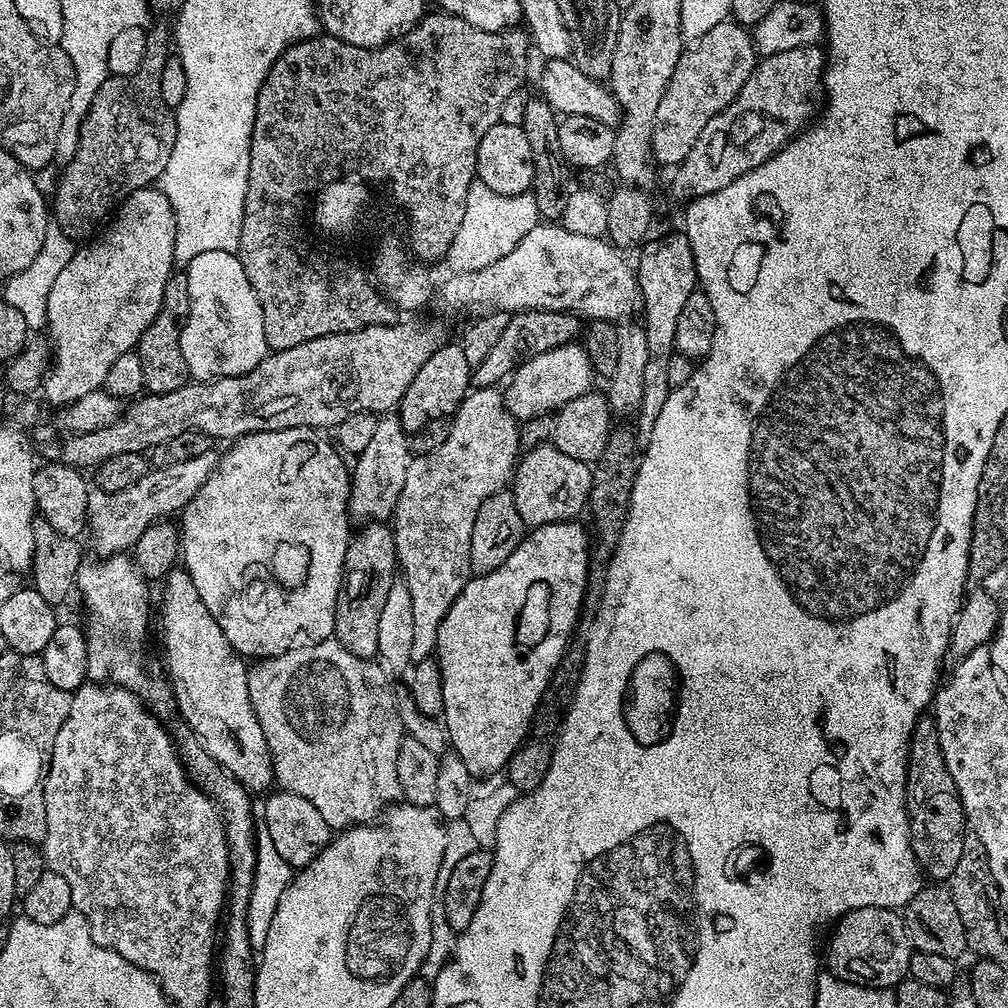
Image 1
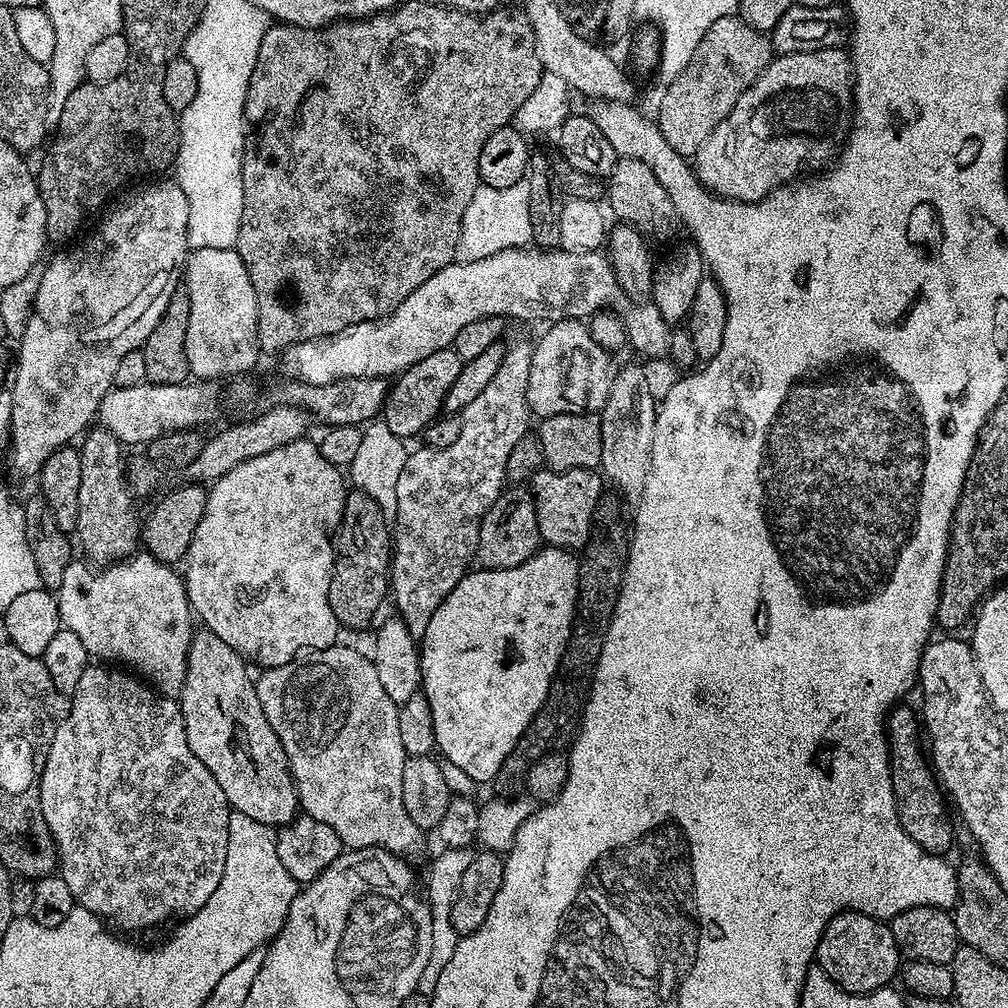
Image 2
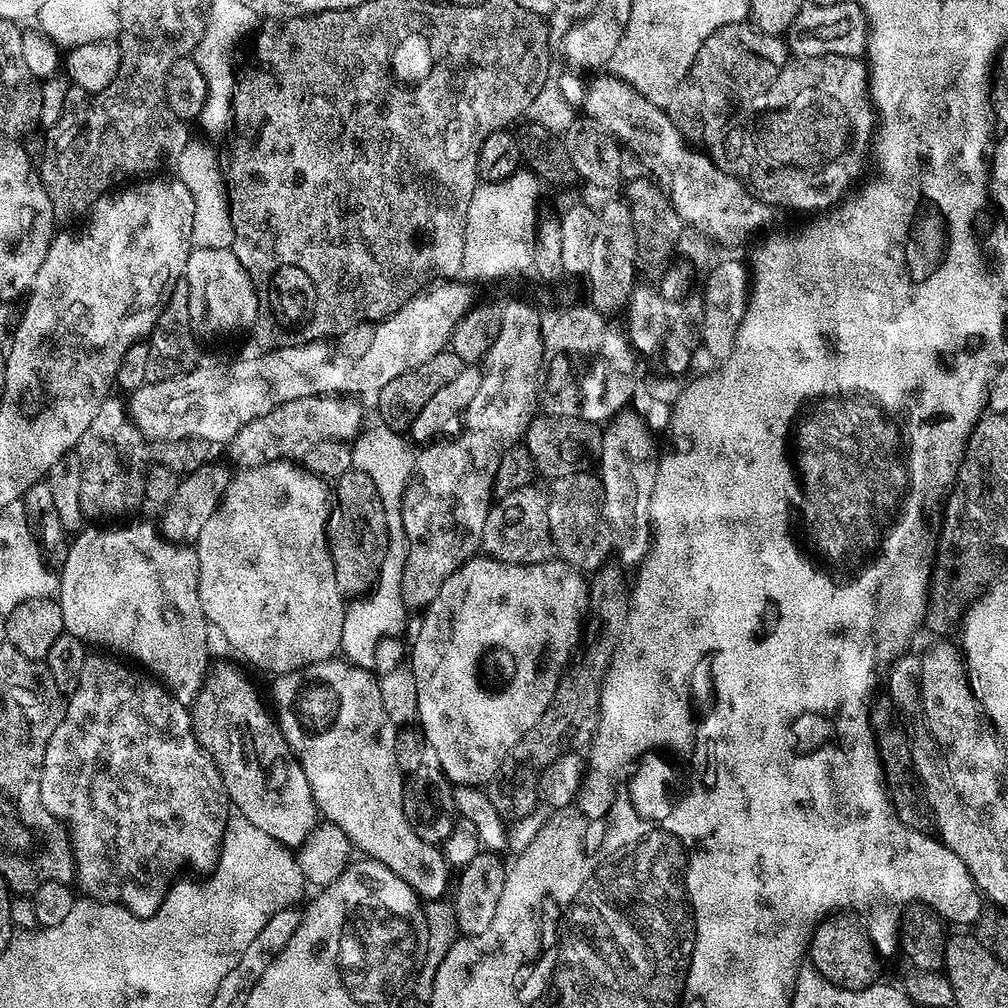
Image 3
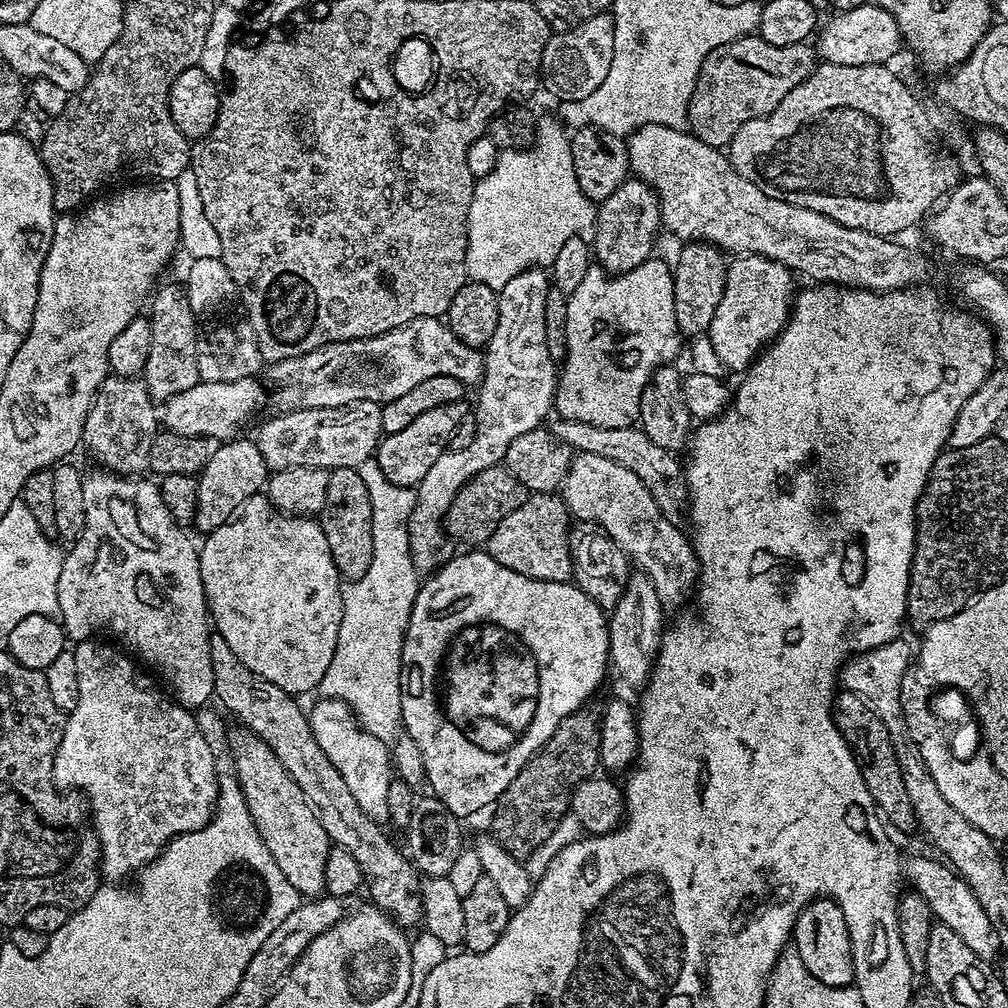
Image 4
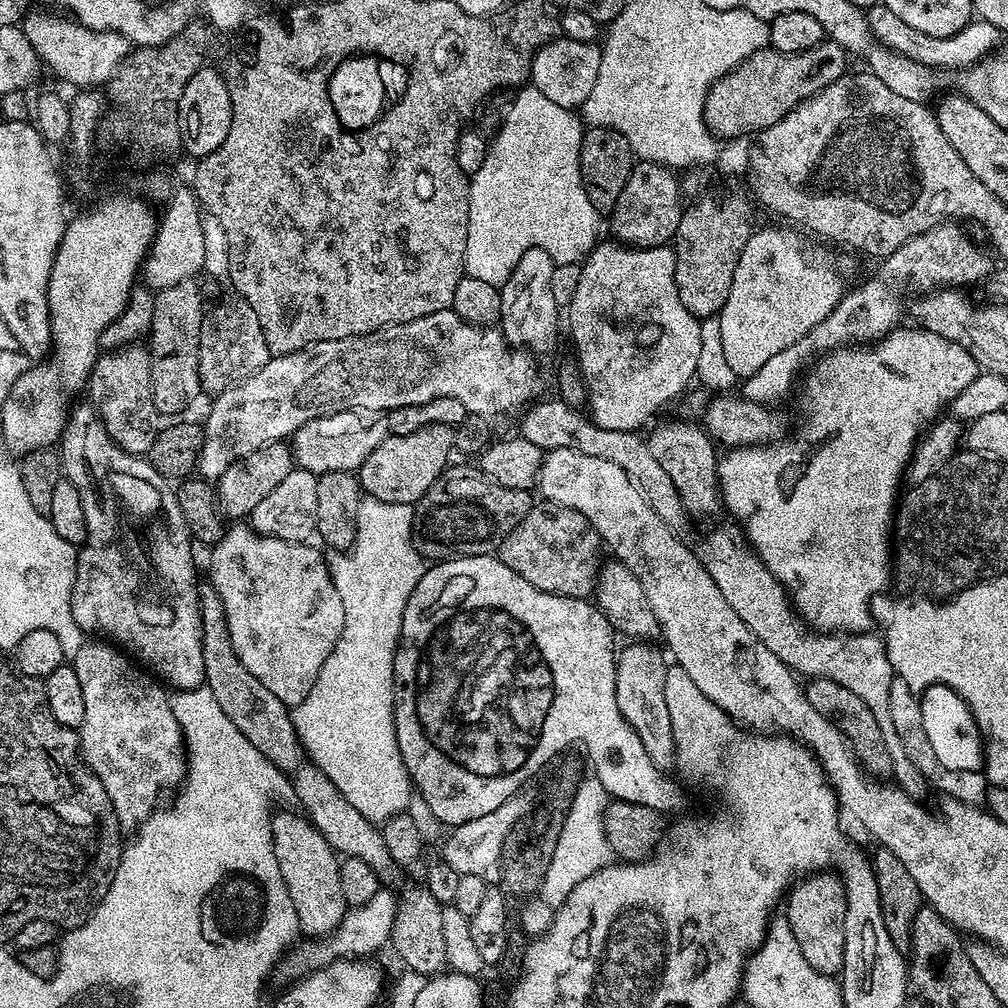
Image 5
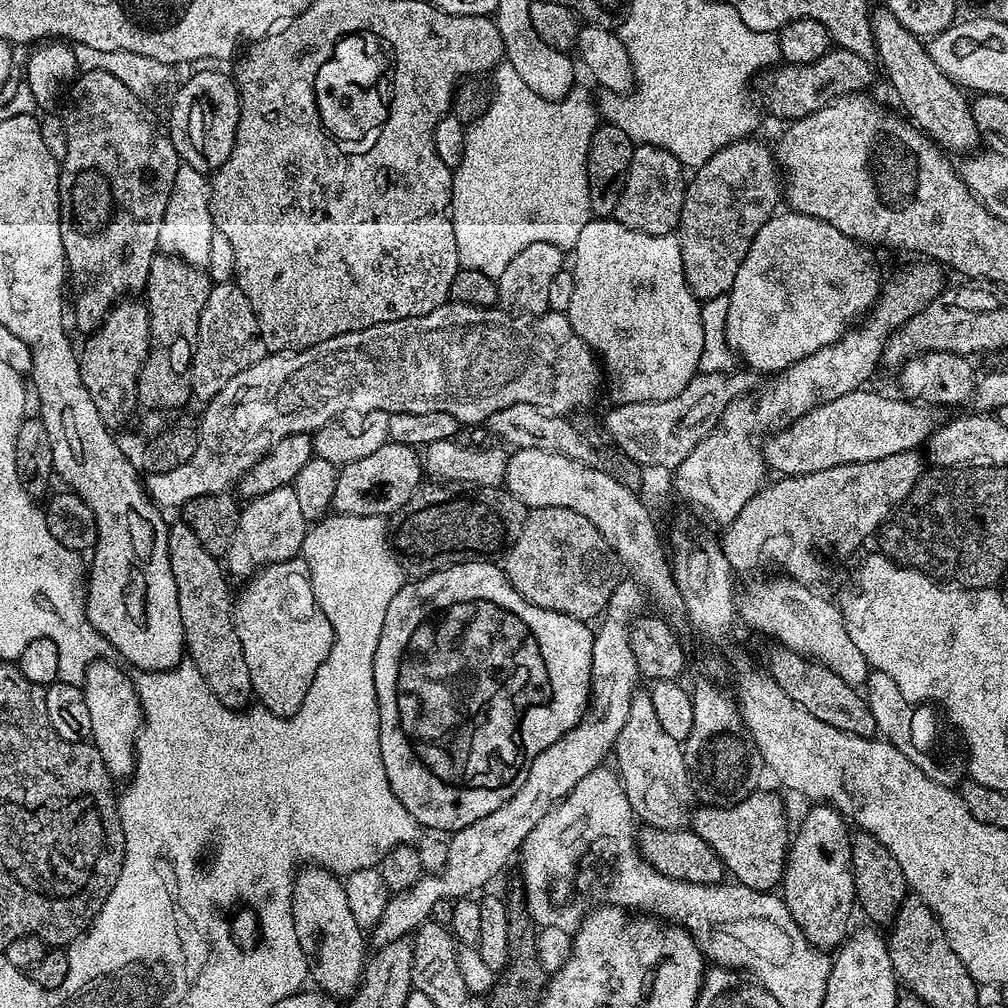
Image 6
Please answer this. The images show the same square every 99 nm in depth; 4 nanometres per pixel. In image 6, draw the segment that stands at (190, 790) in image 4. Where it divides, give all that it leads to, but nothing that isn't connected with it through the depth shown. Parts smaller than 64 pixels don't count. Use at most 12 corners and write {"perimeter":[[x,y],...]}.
{"perimeter":[[108,658],[82,687],[91,743],[112,777],[136,766],[144,723],[133,677]]}

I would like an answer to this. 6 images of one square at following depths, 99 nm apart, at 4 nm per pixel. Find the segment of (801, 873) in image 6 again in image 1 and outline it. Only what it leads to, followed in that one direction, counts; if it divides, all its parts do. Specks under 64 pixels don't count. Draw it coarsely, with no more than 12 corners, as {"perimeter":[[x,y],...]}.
{"perimeter":[[897,909],[835,921],[826,968],[865,988],[908,976],[914,949]]}

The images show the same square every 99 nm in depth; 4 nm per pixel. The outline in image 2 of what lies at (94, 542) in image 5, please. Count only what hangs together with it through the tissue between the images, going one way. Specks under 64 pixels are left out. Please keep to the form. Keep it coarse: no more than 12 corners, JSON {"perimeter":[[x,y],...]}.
{"perimeter":[[143,550],[73,559],[55,593],[89,657],[186,682],[183,575]]}

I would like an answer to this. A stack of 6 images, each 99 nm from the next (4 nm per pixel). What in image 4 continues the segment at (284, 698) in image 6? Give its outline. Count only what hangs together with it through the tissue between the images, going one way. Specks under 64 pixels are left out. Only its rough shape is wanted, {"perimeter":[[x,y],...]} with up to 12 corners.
{"perimeter":[[250,497],[199,545],[215,631],[319,689],[342,577],[319,519]]}

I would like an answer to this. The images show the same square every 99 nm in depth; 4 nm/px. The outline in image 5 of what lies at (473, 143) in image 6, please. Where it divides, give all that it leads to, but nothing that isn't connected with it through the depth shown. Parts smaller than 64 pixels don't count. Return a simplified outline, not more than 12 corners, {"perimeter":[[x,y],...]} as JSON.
{"perimeter":[[533,86],[468,186],[464,275],[580,264],[601,213],[586,131]]}

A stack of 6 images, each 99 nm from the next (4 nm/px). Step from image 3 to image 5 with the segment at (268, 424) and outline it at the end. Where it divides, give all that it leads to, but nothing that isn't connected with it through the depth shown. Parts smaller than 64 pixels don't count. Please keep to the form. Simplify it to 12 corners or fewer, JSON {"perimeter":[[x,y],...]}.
{"perimeter":[[347,408],[290,437],[295,467],[355,473],[388,435],[386,415]]}

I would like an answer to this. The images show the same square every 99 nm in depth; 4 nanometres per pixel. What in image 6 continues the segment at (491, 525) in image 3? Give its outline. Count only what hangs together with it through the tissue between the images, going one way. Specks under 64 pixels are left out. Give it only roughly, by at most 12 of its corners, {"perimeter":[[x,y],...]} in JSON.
{"perimeter":[[529,511],[502,567],[522,598],[585,622],[620,559],[590,518]]}

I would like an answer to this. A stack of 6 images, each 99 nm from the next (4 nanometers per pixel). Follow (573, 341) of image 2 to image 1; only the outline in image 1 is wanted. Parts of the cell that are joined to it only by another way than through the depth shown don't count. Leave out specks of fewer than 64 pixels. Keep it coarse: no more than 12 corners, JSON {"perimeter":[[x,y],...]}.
{"perimeter":[[585,345],[520,364],[503,385],[521,422],[555,413],[593,387]]}

